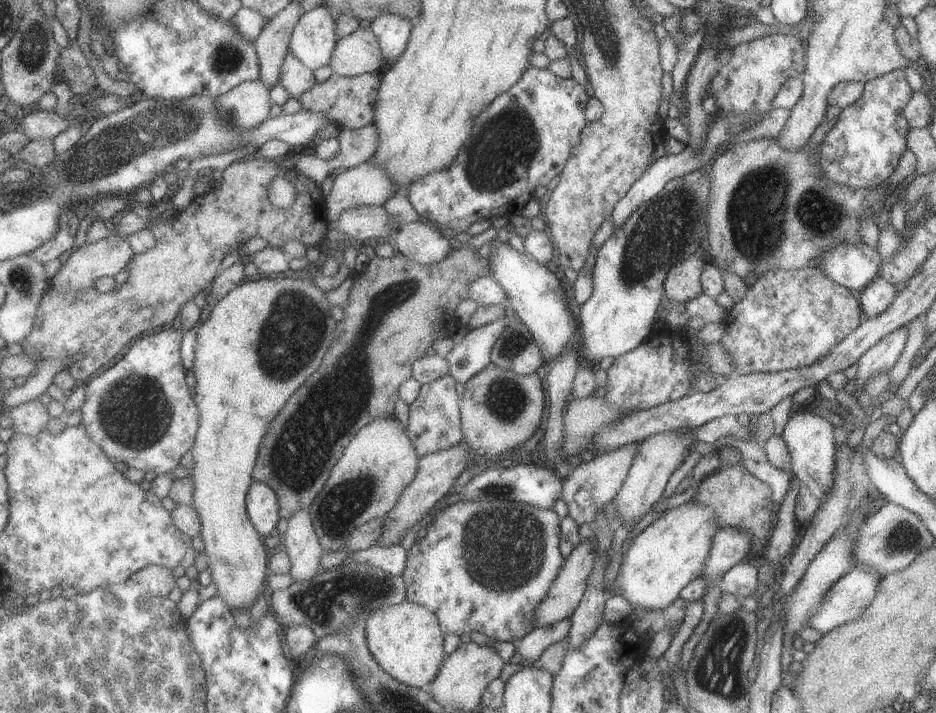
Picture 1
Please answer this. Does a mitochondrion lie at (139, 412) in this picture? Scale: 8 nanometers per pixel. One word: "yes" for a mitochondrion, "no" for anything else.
yes

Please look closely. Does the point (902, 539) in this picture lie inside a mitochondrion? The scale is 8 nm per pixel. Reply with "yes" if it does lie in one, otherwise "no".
yes

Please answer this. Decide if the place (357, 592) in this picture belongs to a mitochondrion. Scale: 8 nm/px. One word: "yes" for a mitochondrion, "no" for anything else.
yes

